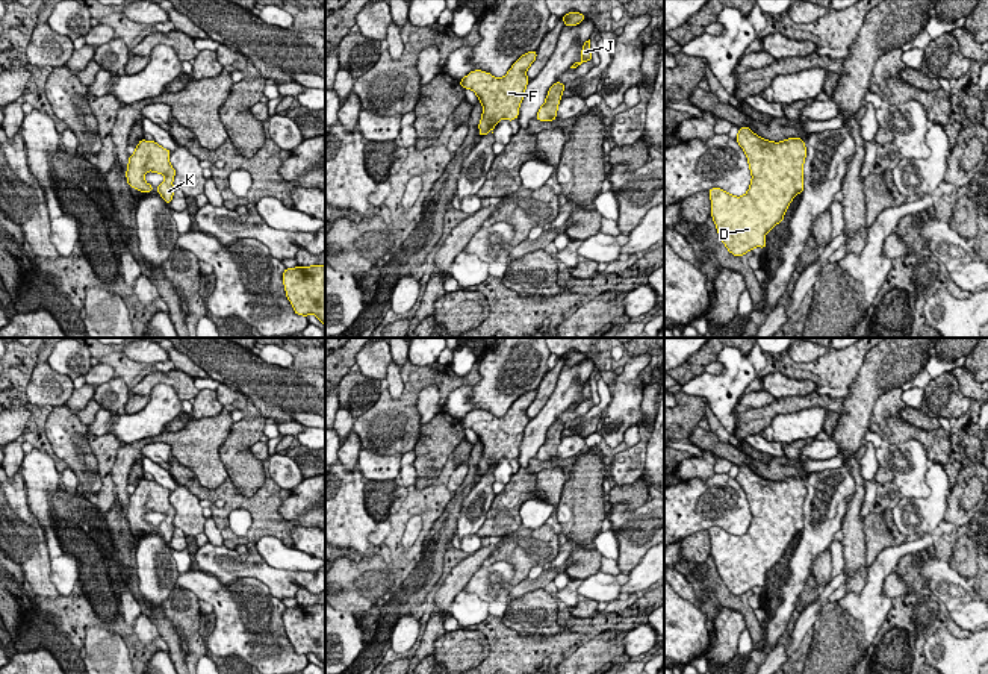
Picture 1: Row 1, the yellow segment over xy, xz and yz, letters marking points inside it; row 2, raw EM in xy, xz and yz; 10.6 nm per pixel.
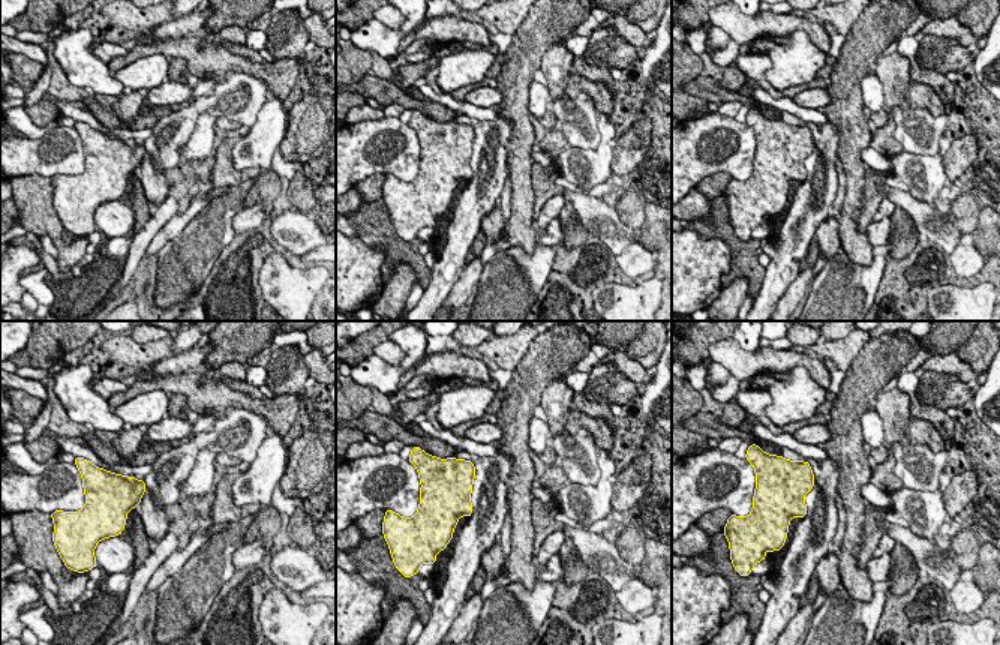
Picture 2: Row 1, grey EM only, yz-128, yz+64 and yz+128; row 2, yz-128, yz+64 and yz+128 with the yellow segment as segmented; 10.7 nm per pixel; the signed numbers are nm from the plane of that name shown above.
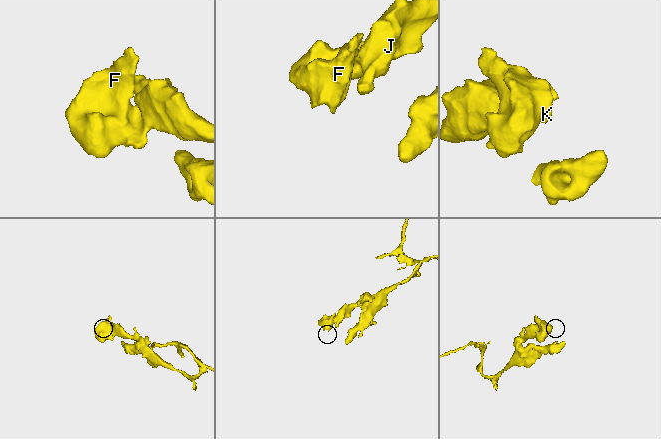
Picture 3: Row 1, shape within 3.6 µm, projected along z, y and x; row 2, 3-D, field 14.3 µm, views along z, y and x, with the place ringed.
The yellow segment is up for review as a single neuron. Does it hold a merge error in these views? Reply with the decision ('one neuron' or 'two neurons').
one neuron

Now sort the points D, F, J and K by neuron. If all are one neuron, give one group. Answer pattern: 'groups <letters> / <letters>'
groups D F J K

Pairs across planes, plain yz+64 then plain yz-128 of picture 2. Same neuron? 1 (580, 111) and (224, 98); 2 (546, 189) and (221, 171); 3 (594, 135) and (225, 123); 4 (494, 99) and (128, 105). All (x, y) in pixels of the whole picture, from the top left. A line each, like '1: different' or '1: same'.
1: same
2: same
3: different
4: different

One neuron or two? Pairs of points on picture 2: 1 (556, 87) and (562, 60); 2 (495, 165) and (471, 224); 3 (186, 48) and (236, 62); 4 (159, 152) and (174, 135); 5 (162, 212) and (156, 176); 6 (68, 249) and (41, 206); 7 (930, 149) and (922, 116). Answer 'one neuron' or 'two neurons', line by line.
1: one neuron
2: one neuron
3: one neuron
4: one neuron
5: two neurons
6: one neuron
7: one neuron

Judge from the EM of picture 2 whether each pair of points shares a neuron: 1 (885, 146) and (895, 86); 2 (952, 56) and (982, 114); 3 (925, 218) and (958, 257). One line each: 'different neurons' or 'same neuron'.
1: same neuron
2: different neurons
3: same neuron

